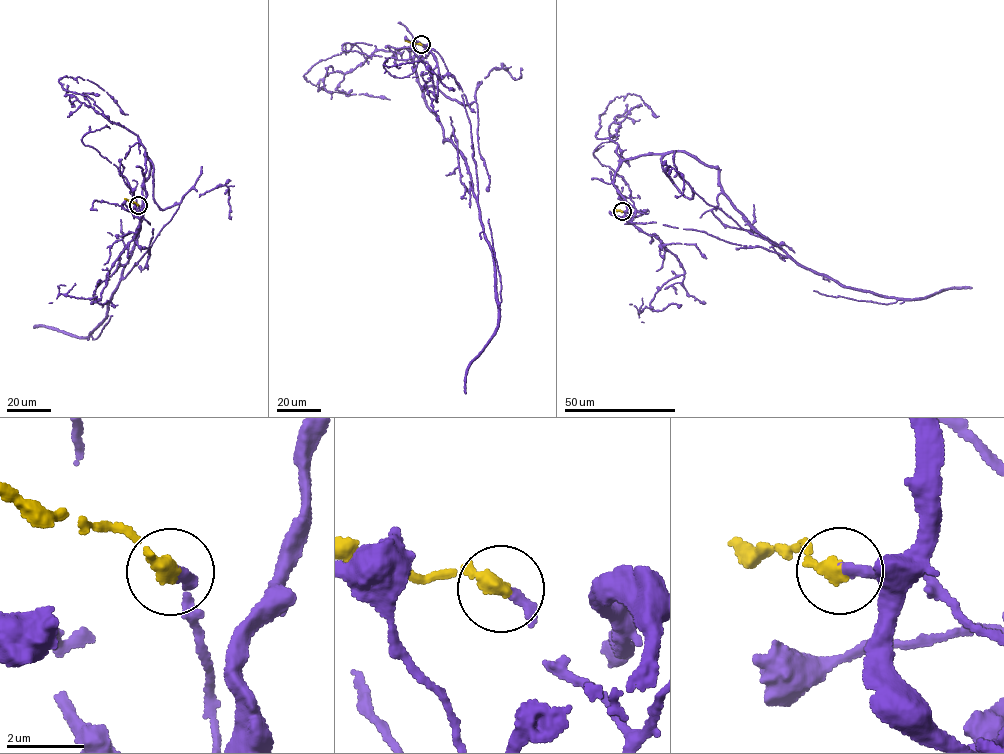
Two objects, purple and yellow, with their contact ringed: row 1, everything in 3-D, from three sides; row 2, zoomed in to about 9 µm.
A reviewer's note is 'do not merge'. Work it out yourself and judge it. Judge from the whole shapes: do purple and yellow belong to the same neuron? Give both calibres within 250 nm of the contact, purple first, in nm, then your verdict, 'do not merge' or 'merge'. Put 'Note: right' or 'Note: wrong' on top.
Note: wrong
280 nm thick on the purple side, 420 nm on the other; merge

